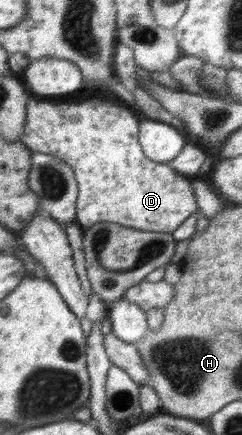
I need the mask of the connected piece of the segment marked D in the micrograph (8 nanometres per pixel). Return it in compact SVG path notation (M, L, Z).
M31 96L27 101L27 118L20 141L32 151L51 154L72 169L78 186L76 222L83 229L99 222L113 222L126 227L151 232L172 233L189 216L198 212L191 178L178 173L168 162L155 162L145 156L138 141L138 126L142 117L132 107L105 98L89 98L83 102L39 102Z

